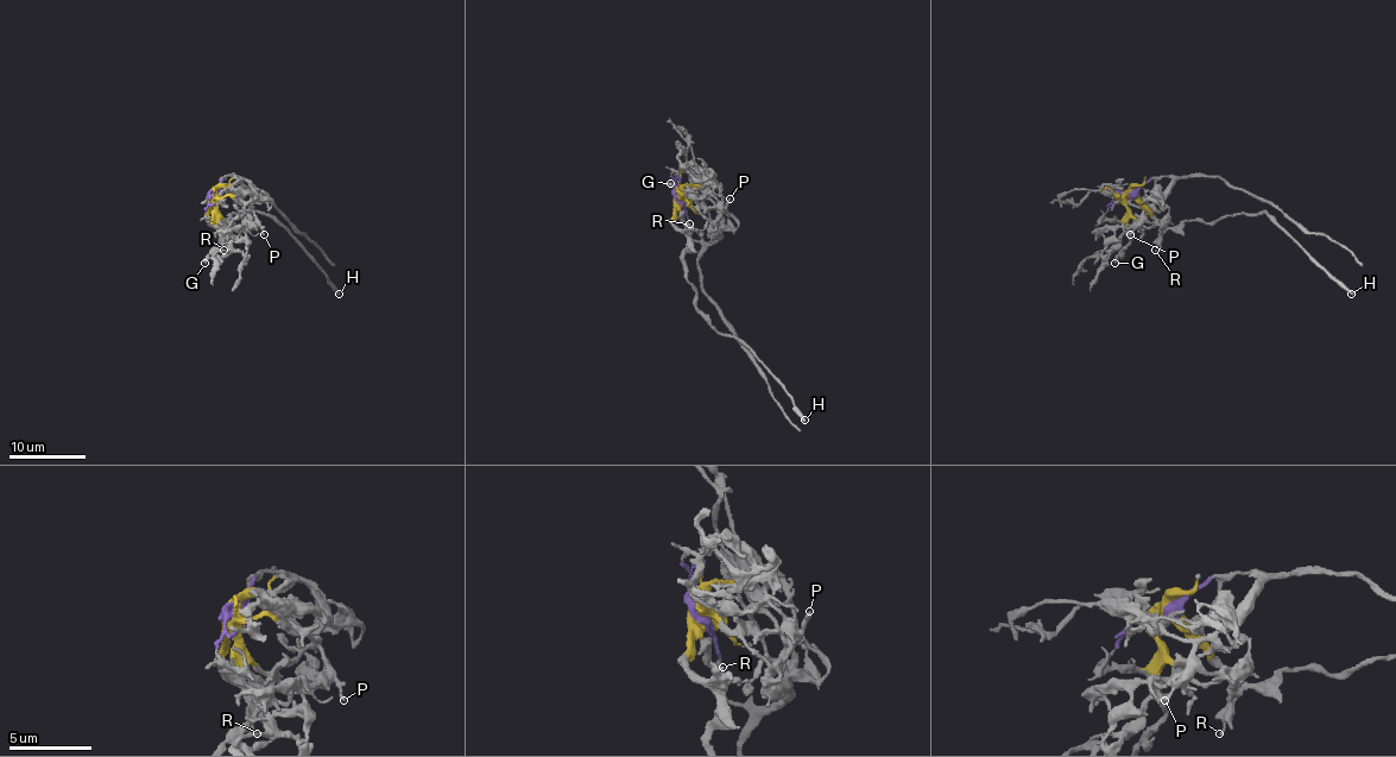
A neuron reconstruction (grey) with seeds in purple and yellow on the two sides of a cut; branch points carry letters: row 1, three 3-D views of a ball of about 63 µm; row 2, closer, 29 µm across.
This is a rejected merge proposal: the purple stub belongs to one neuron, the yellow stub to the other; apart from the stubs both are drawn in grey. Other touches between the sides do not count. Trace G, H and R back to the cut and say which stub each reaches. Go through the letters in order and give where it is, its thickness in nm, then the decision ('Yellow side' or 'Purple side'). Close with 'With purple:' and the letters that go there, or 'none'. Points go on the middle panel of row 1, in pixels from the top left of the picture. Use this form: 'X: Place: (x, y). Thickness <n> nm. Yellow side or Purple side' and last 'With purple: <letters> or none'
G: Place: (670, 183). Thickness 360 nm. Yellow side
H: Place: (804, 420). Thickness 300 nm. Yellow side
R: Place: (689, 224). Thickness 150 nm. Yellow side
With purple: none

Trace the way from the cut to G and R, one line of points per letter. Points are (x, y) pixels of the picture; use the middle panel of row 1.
G: (677, 197), (689, 195), (670, 184)
R: (677, 197), (674, 225), (683, 229), (689, 225)

